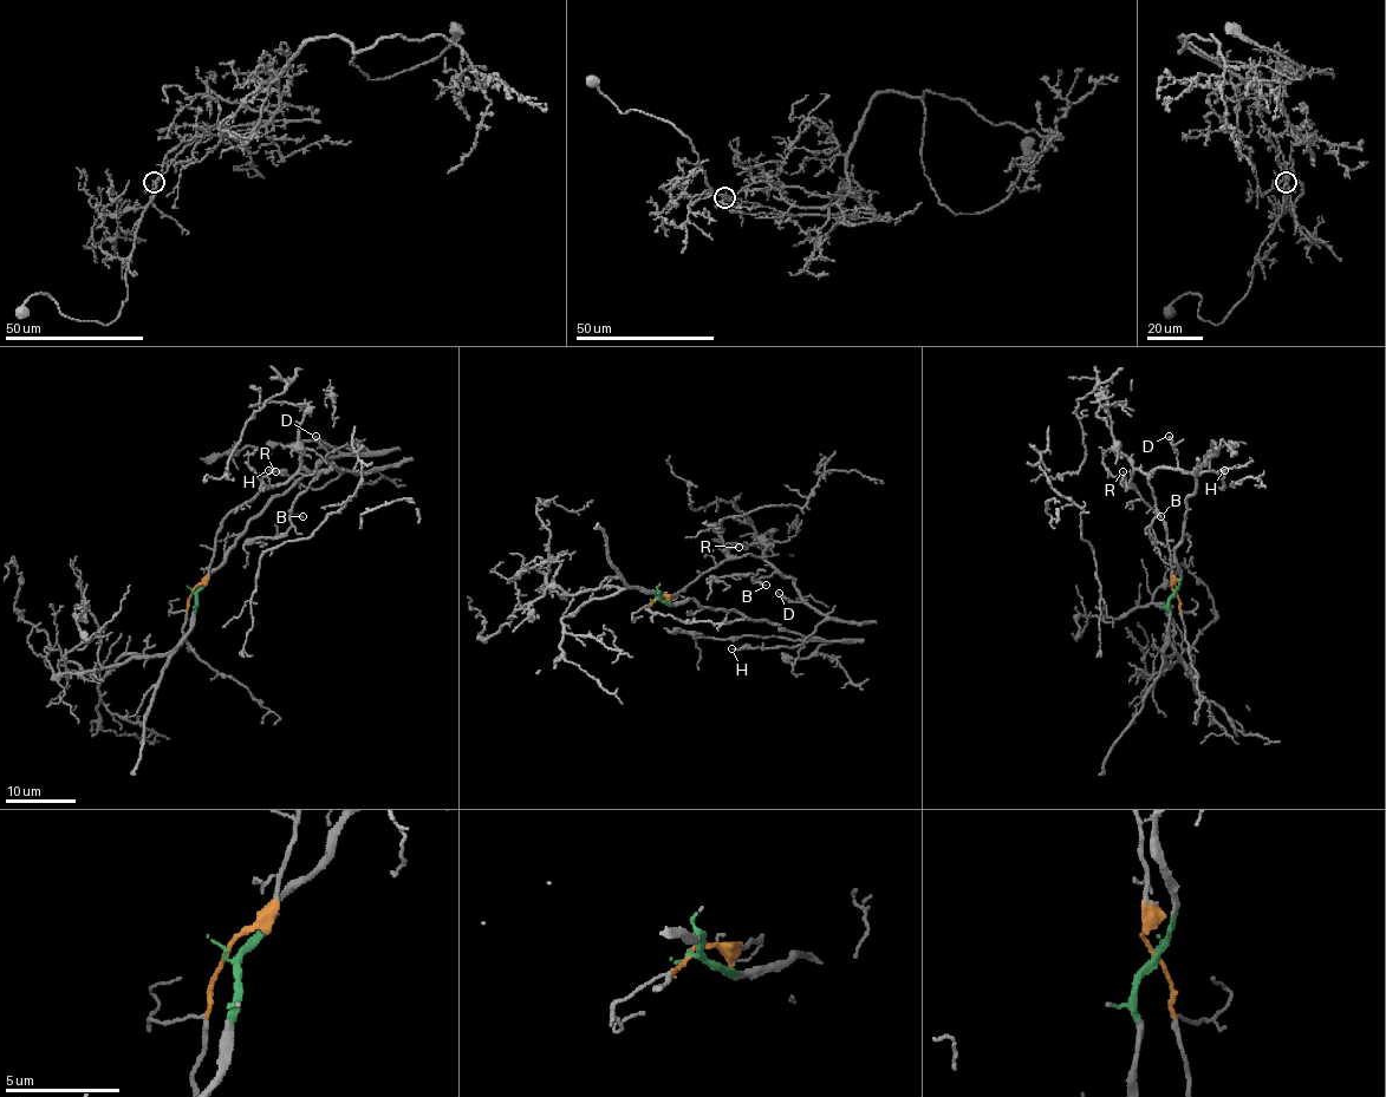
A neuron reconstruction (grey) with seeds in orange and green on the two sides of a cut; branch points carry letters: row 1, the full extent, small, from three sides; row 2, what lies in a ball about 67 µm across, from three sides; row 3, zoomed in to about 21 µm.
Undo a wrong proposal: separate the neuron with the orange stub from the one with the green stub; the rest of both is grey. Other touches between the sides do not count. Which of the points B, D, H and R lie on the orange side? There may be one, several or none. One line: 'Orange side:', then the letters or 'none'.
Orange side: B, D, H, R

